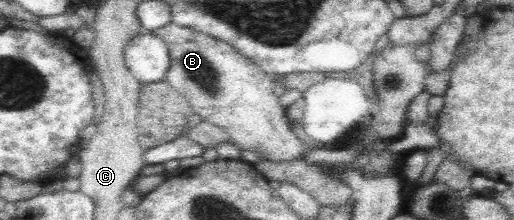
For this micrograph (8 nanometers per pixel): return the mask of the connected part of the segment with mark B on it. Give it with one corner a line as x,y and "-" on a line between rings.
172,22
152,33
162,38
169,50
170,66
163,80
190,103
192,110
201,116
202,120
211,122
226,132
230,141
237,147
251,150
261,159
276,160
276,162
298,160
312,150
310,145
300,141
292,131
292,124
286,117
287,109
280,106
281,98
274,95
274,80
270,78
272,75
260,69
254,61
248,60
226,42
220,42
212,36
200,34
192,28
178,26

